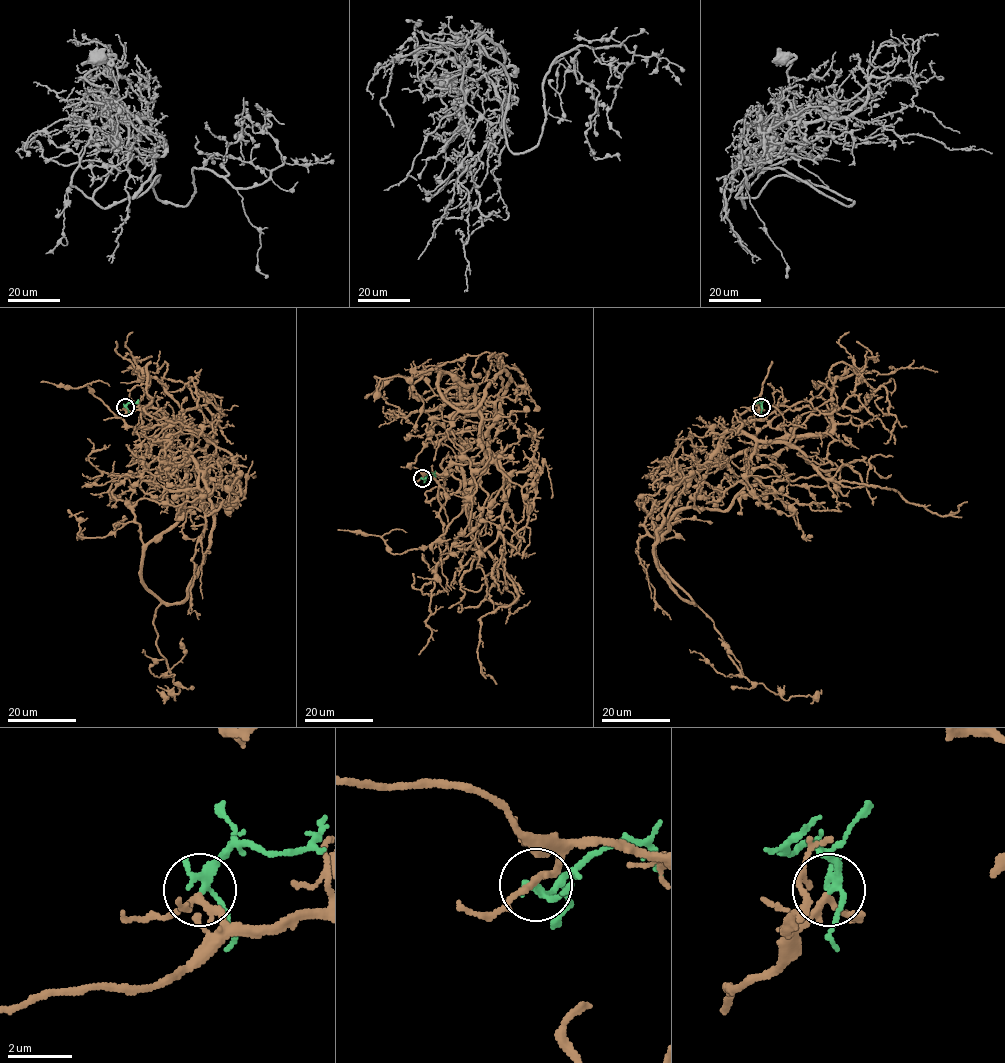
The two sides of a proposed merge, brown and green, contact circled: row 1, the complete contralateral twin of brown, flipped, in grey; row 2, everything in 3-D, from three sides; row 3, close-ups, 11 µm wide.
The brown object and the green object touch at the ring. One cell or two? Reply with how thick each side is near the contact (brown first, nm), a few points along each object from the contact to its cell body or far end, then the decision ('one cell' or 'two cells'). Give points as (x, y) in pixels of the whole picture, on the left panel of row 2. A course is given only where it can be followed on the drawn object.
calibres 190 and 170 nm; course brown (125, 408), (189, 427), (213, 513), (188, 595), (156, 611), (156, 646), (179, 692), (175, 700), (156, 690); course green (125, 407), (138, 399); two cells

